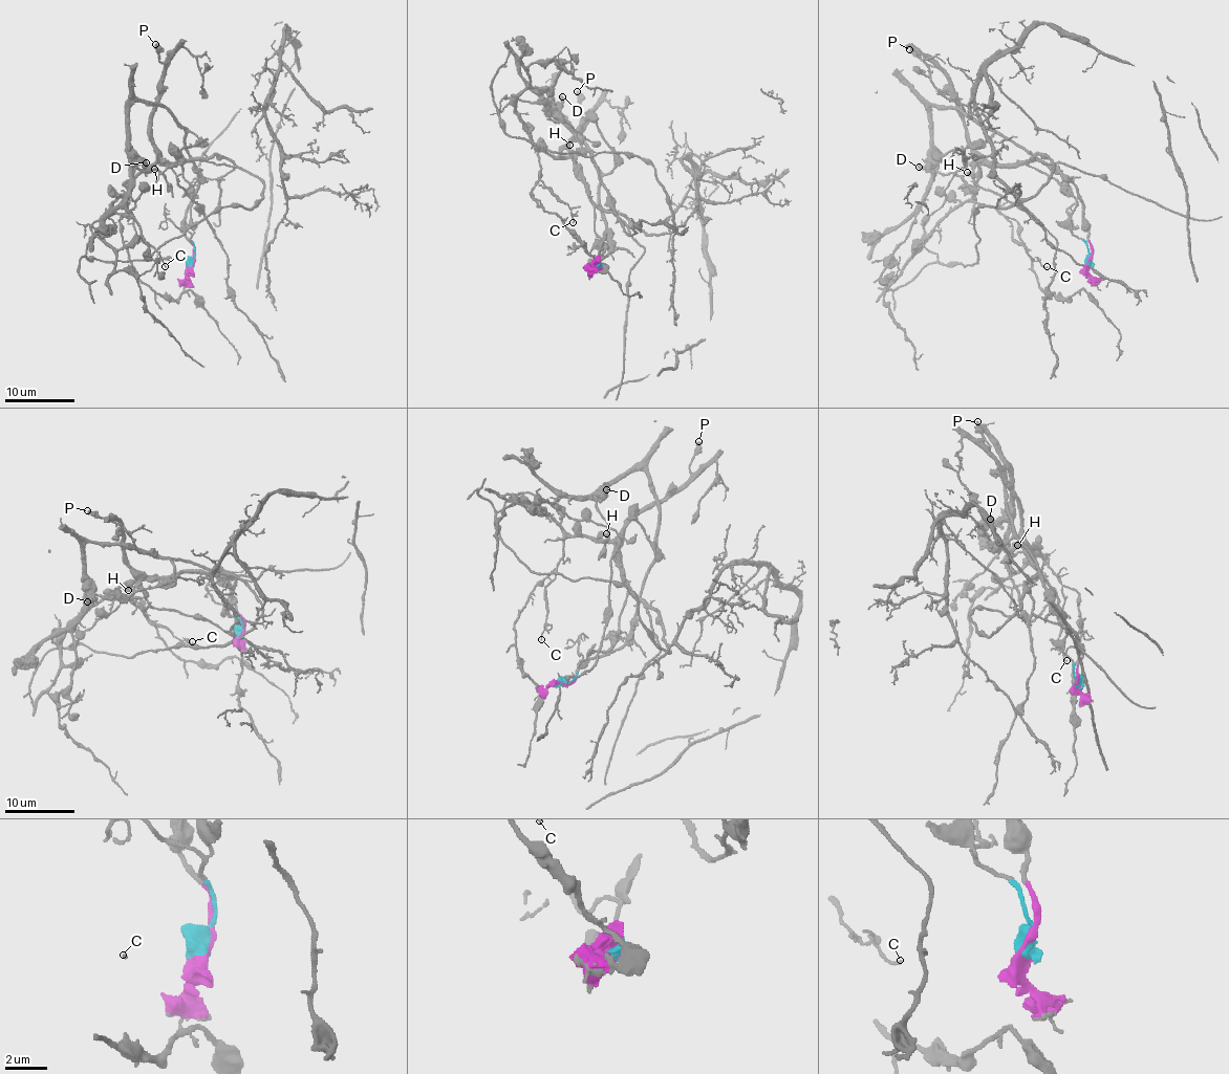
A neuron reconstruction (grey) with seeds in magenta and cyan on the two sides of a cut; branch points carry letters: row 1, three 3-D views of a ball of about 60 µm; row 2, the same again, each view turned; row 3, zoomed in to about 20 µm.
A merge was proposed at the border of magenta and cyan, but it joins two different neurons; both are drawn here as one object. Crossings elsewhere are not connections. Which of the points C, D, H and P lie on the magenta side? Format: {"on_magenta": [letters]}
{"on_magenta": ["D"]}

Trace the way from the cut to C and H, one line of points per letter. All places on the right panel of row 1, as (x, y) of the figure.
C: (1087, 262), (1072, 232), (1075, 199), (1053, 178), (1025, 165), (979, 167), (976, 201), (994, 206), (1047, 266)
H: (1087, 262), (1087, 246), (1072, 232), (1075, 199), (1053, 178), (1021, 165), (980, 166), (976, 173), (967, 172)

